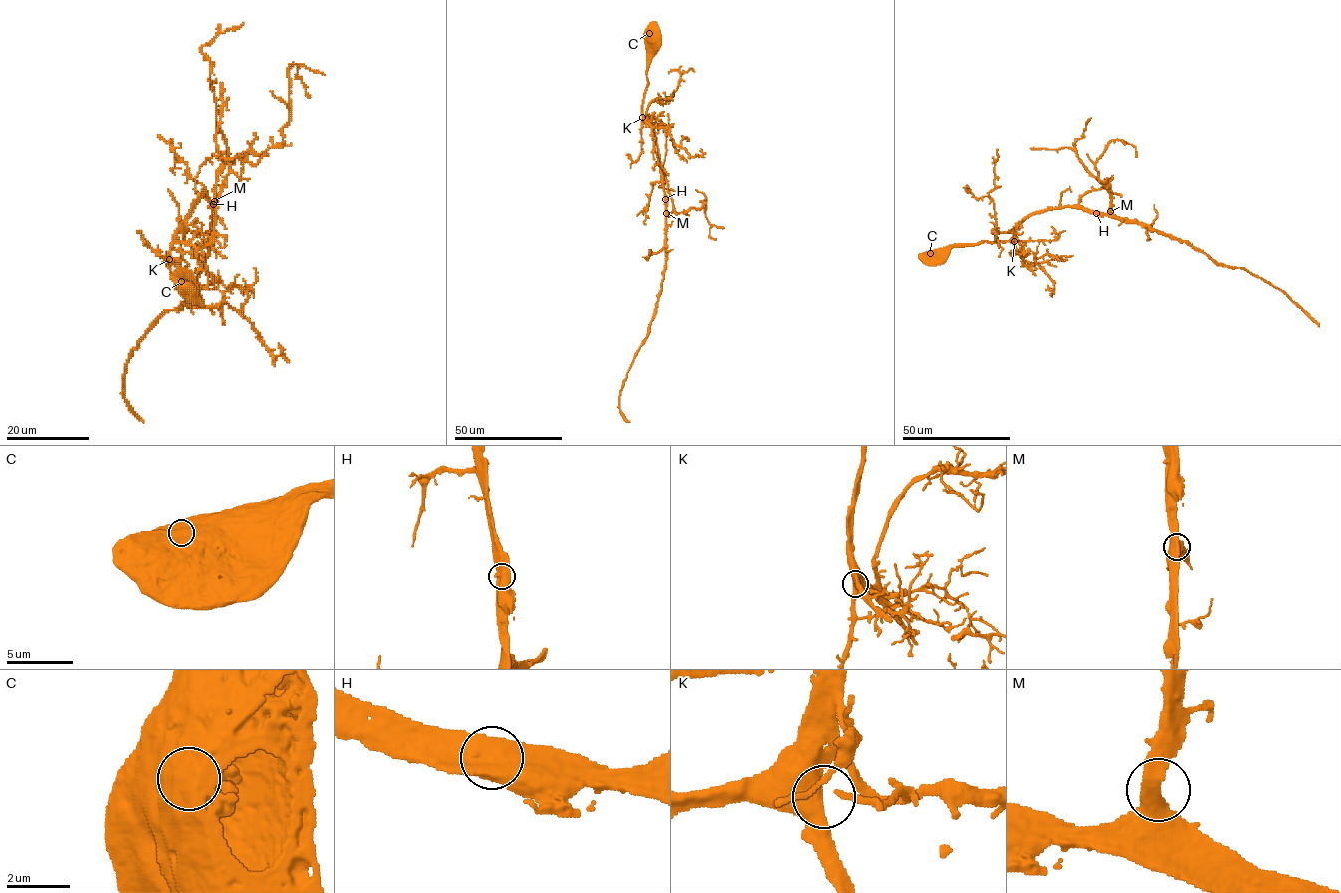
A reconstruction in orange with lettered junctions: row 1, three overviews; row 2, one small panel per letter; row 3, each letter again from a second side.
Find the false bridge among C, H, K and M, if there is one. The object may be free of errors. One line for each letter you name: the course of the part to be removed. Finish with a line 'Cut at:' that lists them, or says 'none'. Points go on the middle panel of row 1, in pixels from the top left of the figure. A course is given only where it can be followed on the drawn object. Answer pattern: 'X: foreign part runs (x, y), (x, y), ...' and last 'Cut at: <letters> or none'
Cut at: none

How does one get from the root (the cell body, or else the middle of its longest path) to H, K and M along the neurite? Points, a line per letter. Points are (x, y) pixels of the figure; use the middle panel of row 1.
H: (652, 34), (642, 113), (655, 134), (665, 199)
K: (652, 34), (642, 117)
M: (652, 34), (642, 113), (655, 134), (666, 213)

